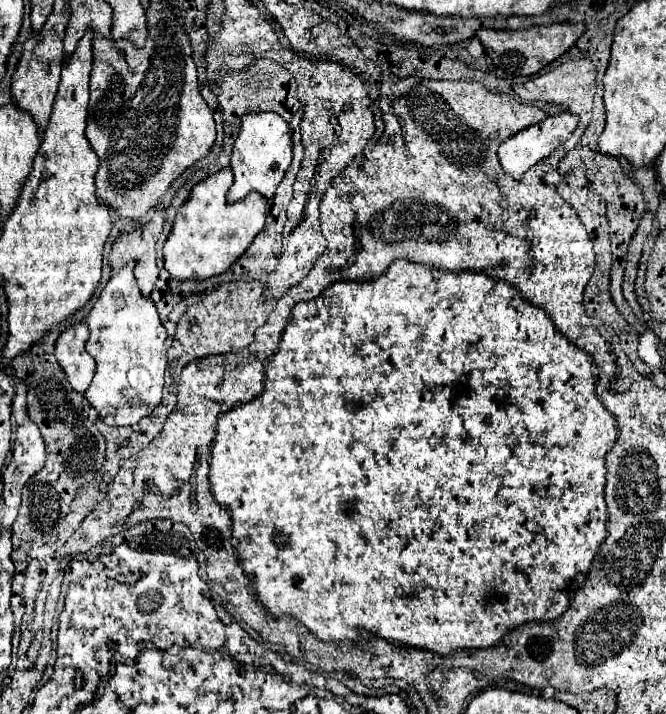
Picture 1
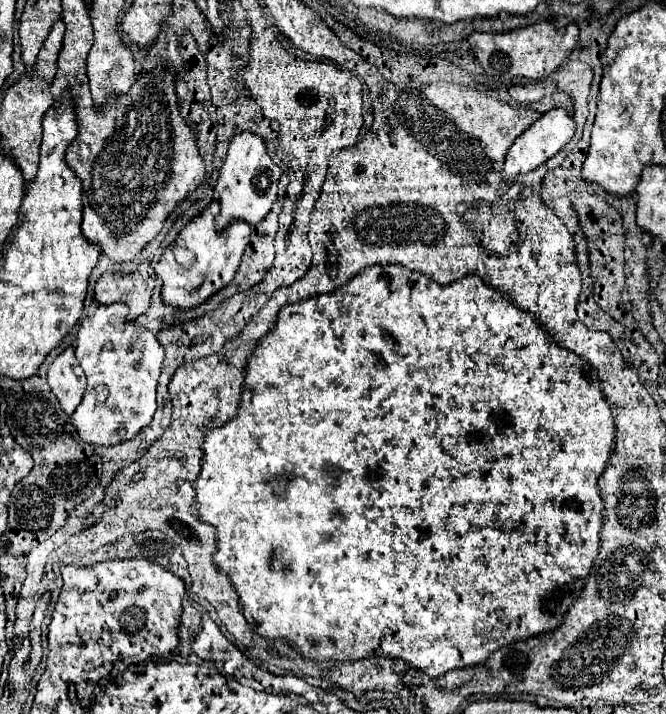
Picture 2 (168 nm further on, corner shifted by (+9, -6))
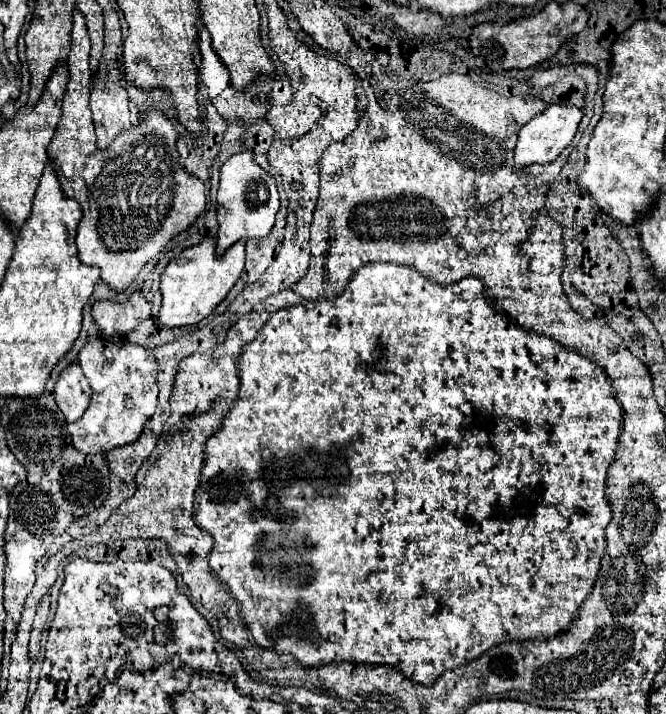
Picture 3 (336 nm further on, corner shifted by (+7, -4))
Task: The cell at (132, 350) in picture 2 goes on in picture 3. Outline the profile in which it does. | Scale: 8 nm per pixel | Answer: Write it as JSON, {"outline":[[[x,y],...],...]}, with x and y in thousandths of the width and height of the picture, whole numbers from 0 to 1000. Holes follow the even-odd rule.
{"outline":[[[152,471],[152,473],[131,473],[128,485],[119,493],[119,513],[125,515],[125,524],[131,527],[140,552],[137,552],[137,563],[134,563],[134,571],[128,574],[128,580],[116,591],[104,594],[104,605],[110,611],[110,625],[128,636],[158,636],[170,627],[203,619],[212,611],[218,591],[236,574],[236,504],[233,504],[233,499],[218,485],[191,479],[191,473]]]}

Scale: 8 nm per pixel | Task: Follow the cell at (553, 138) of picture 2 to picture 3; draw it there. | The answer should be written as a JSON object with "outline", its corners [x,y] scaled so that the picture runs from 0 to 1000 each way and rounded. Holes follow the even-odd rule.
{"outline":[[[827,146],[821,154],[815,154],[809,162],[794,168],[779,182],[779,196],[773,204],[773,238],[782,238],[797,230],[827,230],[845,207],[851,207],[860,199],[860,190],[866,185],[866,176],[872,171],[875,157],[863,148],[833,148]]]}

